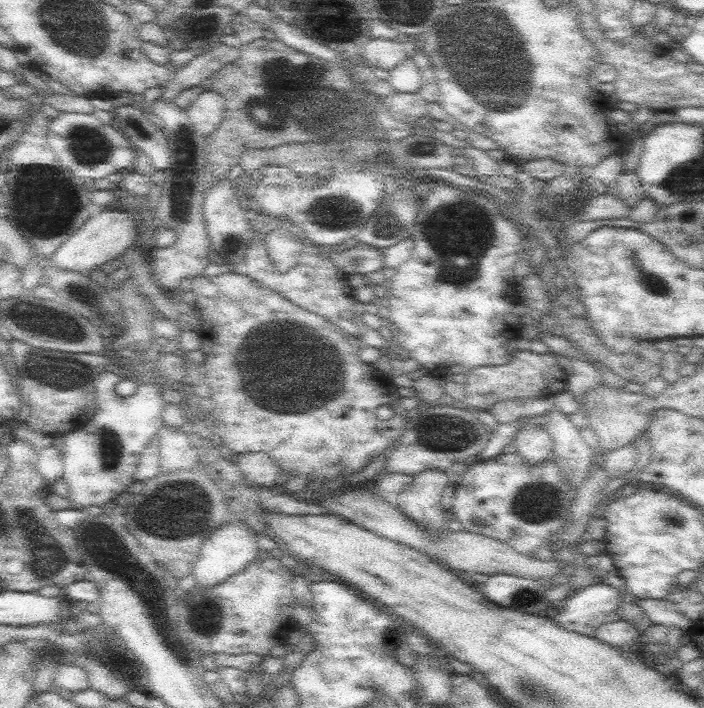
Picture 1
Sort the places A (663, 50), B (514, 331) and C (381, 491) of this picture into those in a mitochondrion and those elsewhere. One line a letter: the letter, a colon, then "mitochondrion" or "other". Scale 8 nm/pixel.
A: other
B: other
C: other

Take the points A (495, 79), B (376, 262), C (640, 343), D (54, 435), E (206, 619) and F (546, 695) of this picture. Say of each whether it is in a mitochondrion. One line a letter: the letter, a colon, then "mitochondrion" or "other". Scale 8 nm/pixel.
A: mitochondrion
B: other
C: other
D: other
E: mitochondrion
F: mitochondrion

